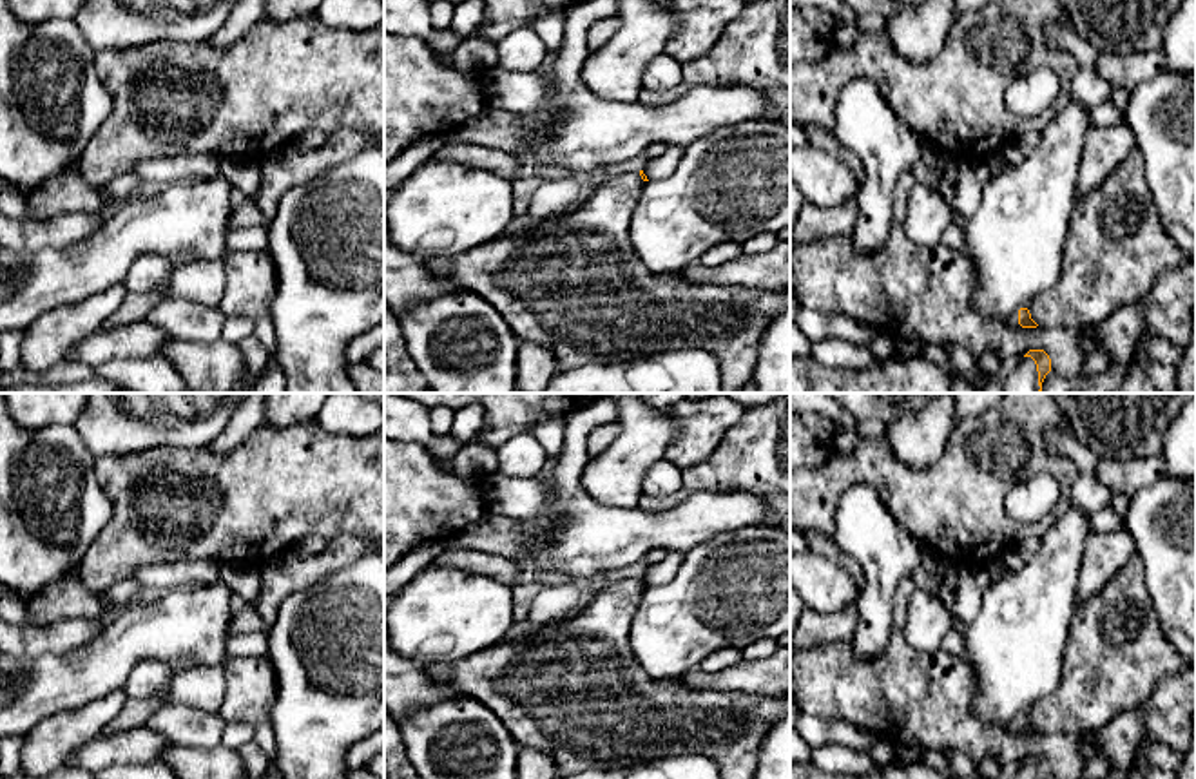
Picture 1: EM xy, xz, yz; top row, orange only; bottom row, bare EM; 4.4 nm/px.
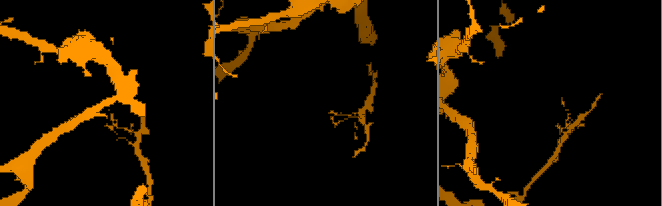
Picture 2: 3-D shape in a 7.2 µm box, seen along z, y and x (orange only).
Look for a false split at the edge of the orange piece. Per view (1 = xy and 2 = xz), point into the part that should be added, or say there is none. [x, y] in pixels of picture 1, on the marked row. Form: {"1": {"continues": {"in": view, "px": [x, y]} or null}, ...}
{"1": {"continues": null}, "2": {"continues": null}}

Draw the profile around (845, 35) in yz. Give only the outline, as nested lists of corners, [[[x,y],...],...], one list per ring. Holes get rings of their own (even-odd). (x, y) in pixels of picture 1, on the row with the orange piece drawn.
[[[837,22],[834,29],[835,45],[844,49],[854,49],[859,34],[861,31],[854,24]]]

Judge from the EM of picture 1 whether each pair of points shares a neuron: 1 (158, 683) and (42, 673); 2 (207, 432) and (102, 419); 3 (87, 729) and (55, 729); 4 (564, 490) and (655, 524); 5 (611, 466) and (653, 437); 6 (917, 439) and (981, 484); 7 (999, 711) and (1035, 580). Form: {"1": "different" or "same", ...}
{"1": "different", "2": "same", "3": "same", "4": "same", "5": "same", "6": "different", "7": "same"}

